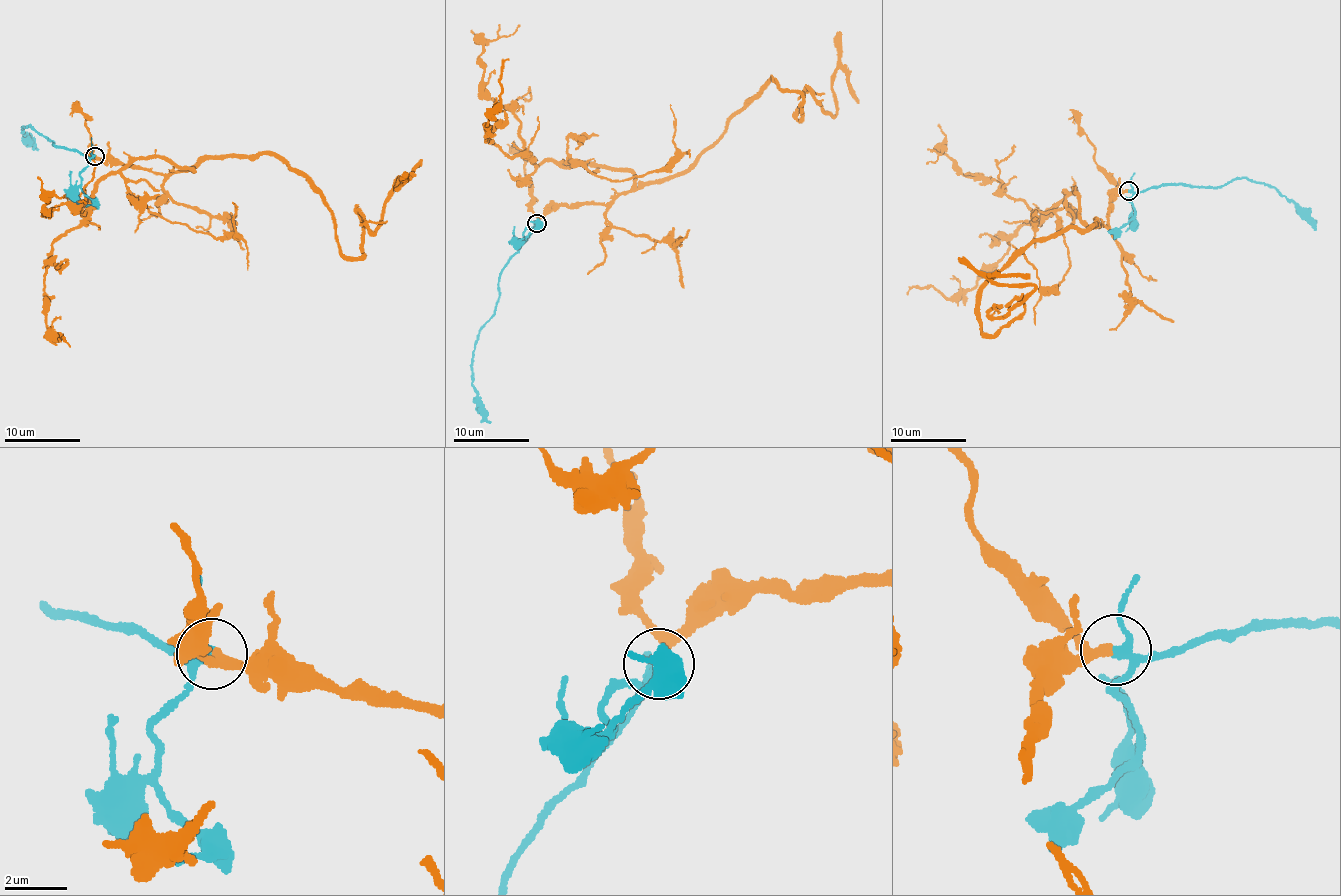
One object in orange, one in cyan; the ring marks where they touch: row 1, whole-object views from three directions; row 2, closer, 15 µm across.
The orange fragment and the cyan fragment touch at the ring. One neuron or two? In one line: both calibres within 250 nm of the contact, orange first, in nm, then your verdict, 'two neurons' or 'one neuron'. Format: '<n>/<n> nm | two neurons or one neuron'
200/200 nm | one neuron

